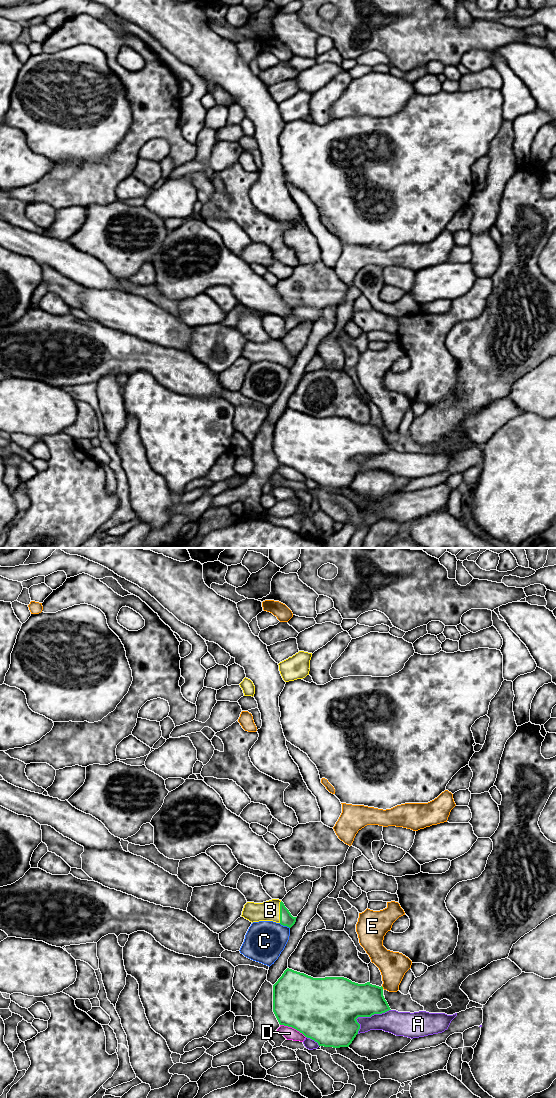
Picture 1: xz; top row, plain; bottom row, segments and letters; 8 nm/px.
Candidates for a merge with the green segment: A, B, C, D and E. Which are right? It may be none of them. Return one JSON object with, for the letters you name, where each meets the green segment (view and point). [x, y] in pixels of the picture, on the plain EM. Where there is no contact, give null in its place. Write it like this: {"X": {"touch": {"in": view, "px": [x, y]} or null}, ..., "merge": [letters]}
{"B": {"touch": {"in": "xz", "px": [280, 352]}}, "merge": ["B"]}

